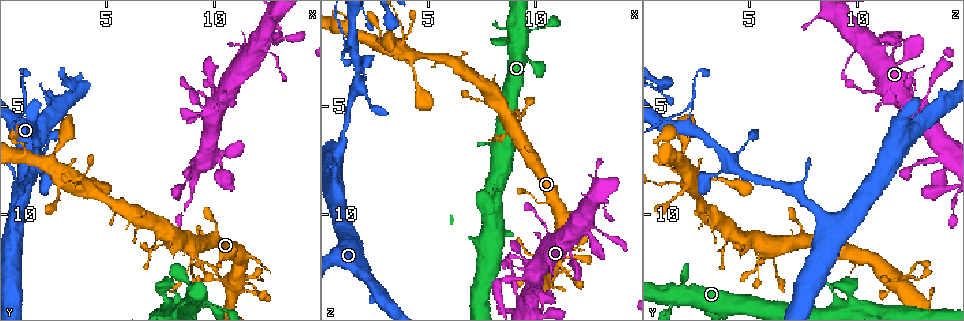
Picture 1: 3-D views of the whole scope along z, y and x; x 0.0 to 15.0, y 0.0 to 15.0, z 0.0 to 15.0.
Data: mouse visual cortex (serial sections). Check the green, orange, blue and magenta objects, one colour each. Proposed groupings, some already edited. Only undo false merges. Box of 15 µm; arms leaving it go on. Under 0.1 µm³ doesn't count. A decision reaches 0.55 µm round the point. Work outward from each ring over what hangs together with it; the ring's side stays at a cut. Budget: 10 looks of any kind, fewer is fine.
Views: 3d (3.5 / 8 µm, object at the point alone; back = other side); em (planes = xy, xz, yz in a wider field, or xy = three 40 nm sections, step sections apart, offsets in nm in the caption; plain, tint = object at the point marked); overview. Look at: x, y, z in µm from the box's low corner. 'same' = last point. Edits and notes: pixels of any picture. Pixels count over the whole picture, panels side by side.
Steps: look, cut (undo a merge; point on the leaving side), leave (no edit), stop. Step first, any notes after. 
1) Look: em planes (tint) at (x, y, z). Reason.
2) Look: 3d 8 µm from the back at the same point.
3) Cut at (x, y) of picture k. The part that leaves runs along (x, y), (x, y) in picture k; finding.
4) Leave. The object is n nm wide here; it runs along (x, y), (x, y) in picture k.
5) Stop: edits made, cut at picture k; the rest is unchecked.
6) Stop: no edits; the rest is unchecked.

Look: 3d 8 µm from the back at (9.3, 13.9, 1.3). Sharp bend.

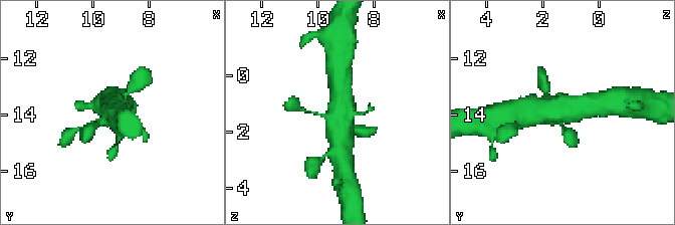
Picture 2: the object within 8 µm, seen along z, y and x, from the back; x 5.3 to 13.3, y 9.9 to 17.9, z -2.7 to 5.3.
Look: 3d 3.5 µm at (9.2, 13.9, 1.4).

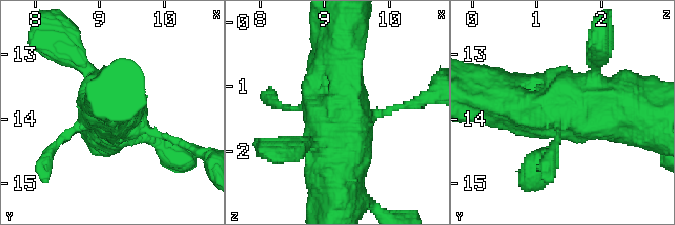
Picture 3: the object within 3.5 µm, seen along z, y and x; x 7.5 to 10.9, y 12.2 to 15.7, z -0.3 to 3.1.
Look: em xy step 1 (tint) at the same point.

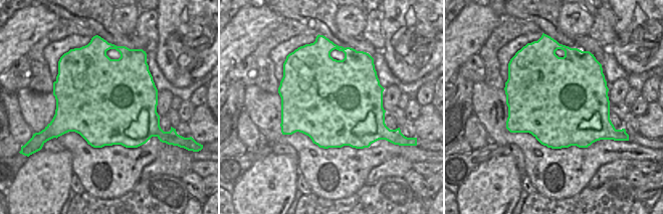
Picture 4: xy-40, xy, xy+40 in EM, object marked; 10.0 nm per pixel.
Leave. The object is 850 nm wide here; it runs along (635, 108), (574, 115), (512, 99) in picture 3; one cell here.

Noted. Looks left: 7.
Look: 3d 3.5 µm at (1.7, 7.4, 4.0). Four or more arms meet.

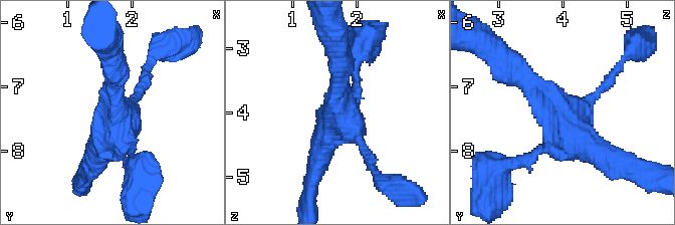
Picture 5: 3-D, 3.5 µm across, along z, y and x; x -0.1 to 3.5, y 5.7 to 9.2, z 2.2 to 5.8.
Look: em xy step 2 (tint) at (1.75, 7.40, 3.95). 4 arms meet here; the arms are 150, 150, 300, 350 nm wide; need the tissue.

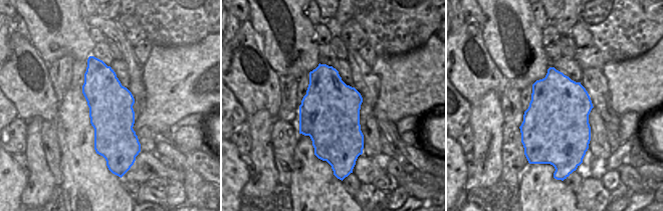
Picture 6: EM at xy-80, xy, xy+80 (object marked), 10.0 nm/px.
Leave. It runs along (615, 163), (579, 138), (522, 76) in picture 5; continuous, no second cell.

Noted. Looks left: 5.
Look: 3d 3.5 µm at (2.9, 8.6, 2.1). Abrupt turn.

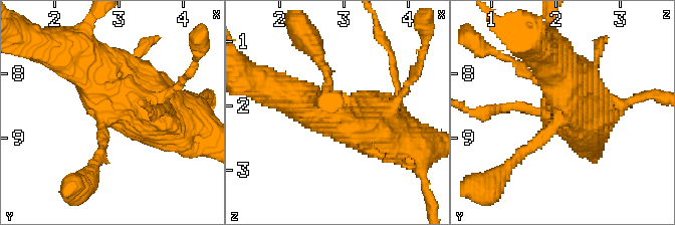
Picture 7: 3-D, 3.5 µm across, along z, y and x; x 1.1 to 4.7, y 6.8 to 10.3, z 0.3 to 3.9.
Look: em xy step 5 (tint) at (2.80, 8.60, 2.15).

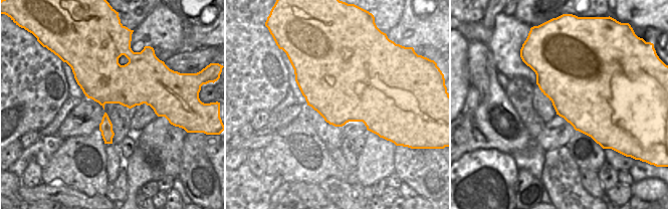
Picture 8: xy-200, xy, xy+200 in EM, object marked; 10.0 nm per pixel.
Look: em xy step 3 (tint) at the same point.

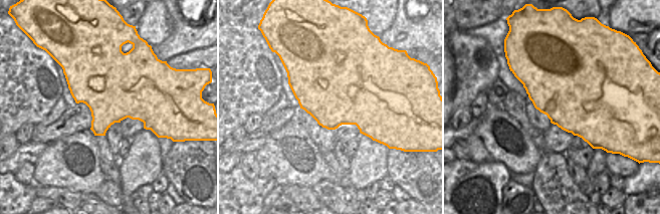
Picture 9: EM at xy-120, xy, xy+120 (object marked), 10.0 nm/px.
Leave. It runs along (183, 126), (159, 120), (75, 60) in picture 7; all the same cell.

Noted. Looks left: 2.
Look: 3d 3.5 µm at (7.9, 14.3, 9.7).

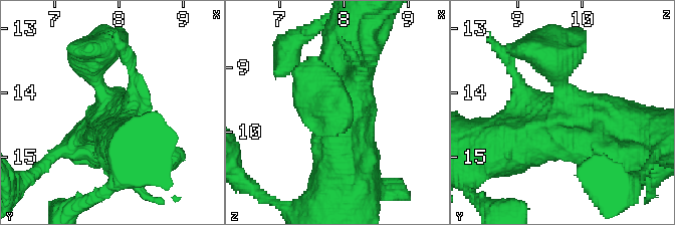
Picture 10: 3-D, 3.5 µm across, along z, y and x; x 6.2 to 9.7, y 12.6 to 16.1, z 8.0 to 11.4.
Look: em xy step 3 (tint) at (7.90, 14.30, 9.75). Need the tissue.

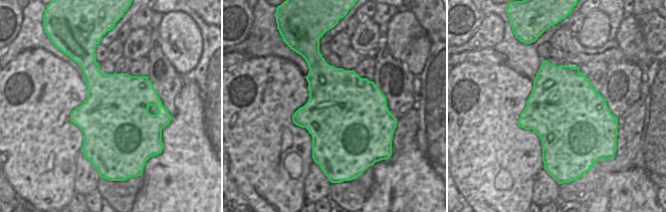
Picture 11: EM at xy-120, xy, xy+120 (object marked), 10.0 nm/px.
Leave. The object is 800 nm wide here; it runs along (343, 60), (350, 192) in picture 10; one cell here.

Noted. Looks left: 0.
Stop: no edits; the rest is unchecked.

